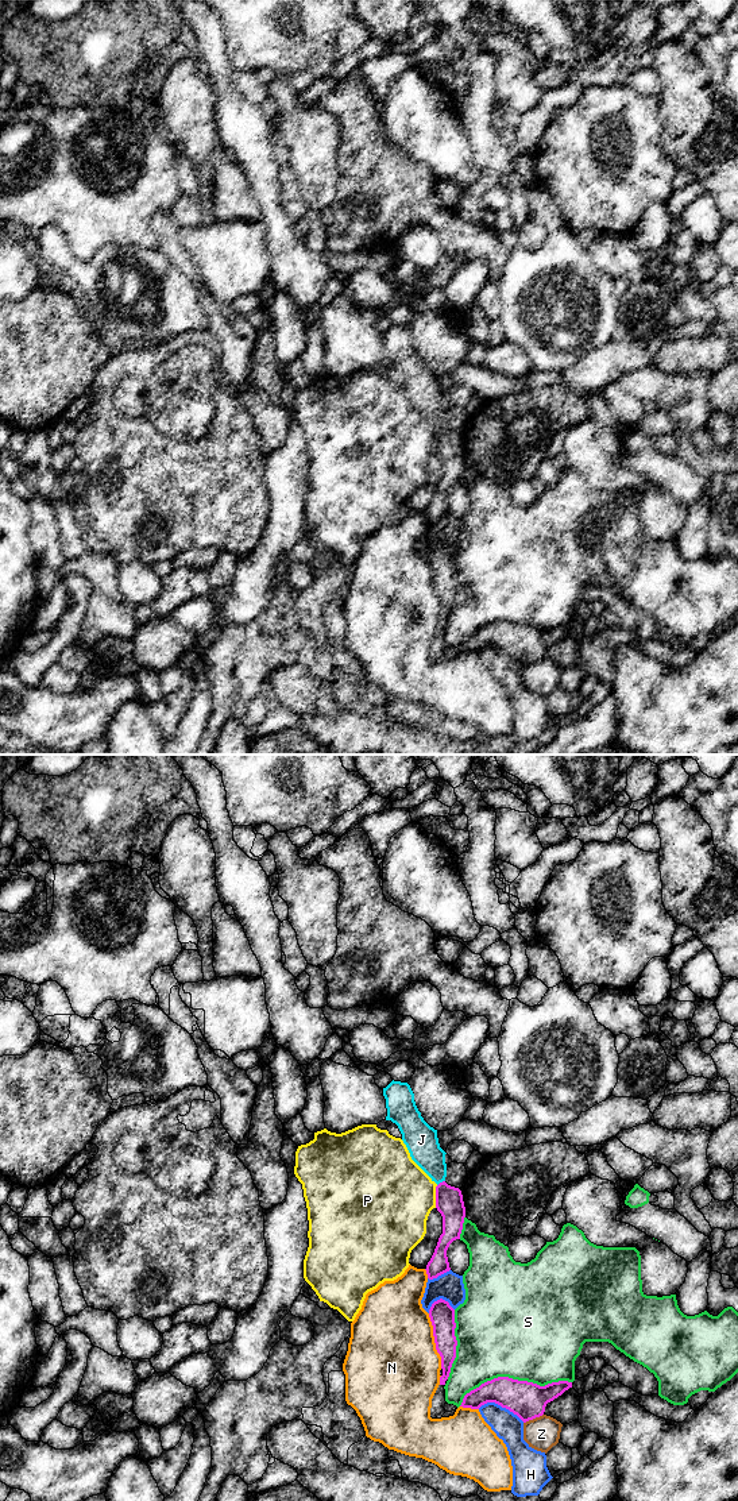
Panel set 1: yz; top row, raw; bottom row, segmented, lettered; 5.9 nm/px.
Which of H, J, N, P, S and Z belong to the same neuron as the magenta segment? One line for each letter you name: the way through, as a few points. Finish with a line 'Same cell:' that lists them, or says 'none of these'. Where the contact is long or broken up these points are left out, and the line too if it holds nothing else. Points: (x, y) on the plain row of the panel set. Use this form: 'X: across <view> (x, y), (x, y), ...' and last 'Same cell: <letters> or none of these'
J: across yz (449, 447), (440, 427), (437, 415), (424, 392)
Same cell: J

